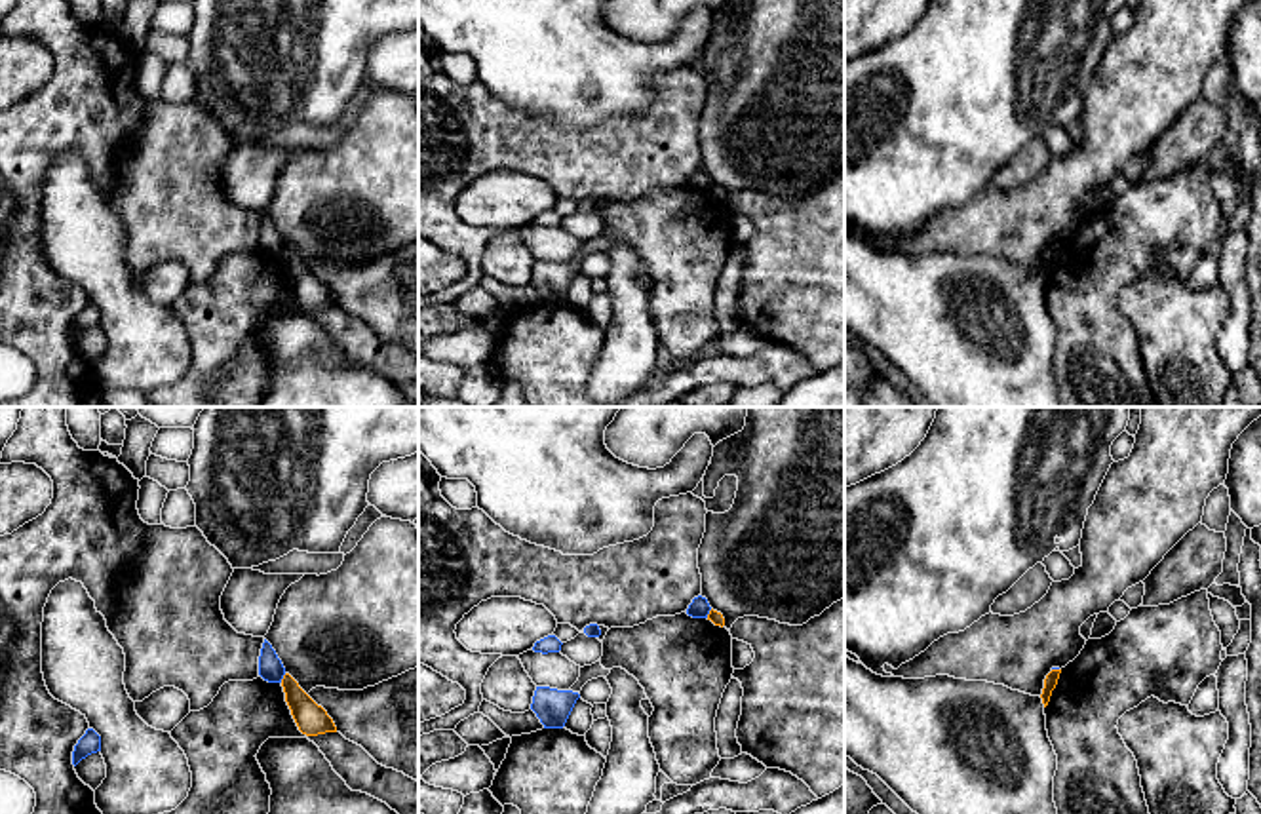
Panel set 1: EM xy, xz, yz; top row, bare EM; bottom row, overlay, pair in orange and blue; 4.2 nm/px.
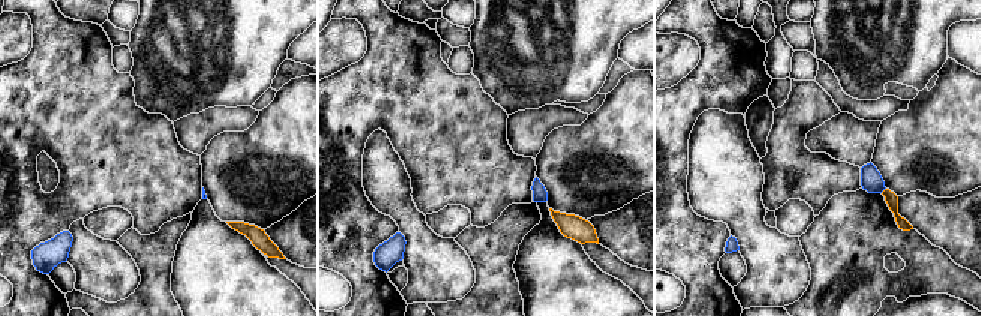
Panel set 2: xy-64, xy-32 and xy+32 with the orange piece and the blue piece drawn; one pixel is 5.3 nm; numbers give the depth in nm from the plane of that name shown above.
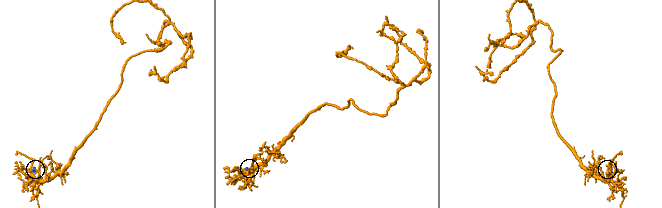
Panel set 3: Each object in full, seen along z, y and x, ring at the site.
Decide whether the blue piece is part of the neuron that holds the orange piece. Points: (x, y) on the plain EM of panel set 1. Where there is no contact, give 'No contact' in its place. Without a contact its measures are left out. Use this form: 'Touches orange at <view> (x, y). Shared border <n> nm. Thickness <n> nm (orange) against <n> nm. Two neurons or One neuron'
Touches orange at xy (284, 251). Shared border 50 nm. Thickness 140 nm (orange) against 110 nm. Two neurons

